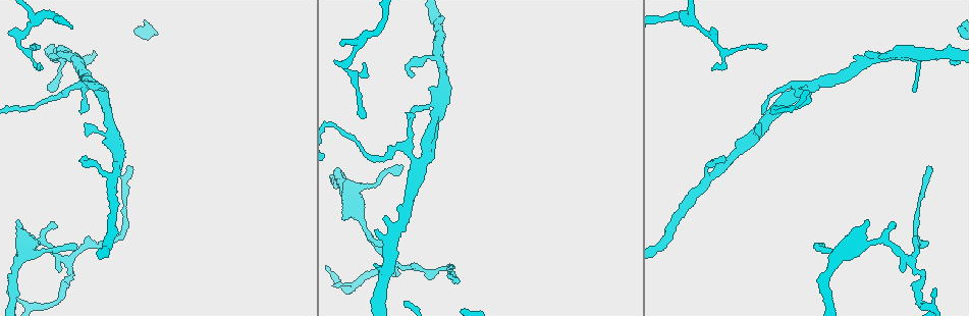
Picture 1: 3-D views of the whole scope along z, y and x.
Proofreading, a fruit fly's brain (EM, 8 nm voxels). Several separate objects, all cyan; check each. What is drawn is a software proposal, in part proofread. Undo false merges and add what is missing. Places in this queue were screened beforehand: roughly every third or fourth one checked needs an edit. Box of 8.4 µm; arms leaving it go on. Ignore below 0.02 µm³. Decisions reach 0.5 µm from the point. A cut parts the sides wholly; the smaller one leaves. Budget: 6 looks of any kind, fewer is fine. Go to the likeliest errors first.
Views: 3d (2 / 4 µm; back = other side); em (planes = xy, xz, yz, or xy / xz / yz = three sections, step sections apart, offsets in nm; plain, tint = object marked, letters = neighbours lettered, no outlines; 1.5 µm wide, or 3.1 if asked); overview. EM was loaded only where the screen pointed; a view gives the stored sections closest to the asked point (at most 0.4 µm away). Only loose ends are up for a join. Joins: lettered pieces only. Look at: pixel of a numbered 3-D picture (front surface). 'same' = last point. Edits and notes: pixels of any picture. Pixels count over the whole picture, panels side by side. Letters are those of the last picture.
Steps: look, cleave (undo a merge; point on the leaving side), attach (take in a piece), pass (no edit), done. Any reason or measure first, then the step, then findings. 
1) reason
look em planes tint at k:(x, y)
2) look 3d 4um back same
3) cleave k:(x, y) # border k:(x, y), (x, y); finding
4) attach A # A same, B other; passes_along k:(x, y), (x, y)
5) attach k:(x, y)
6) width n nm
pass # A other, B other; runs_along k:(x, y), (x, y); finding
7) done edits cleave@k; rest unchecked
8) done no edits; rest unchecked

thin end
look 3d 4um at 1:(362, 117)

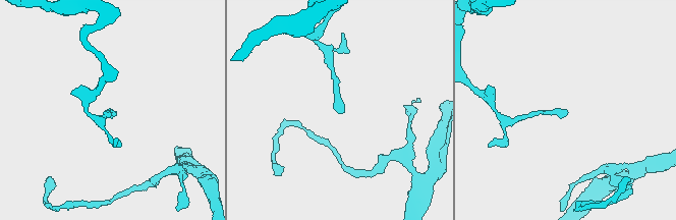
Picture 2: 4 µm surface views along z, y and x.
look em planes letters at 2:(566, 111)

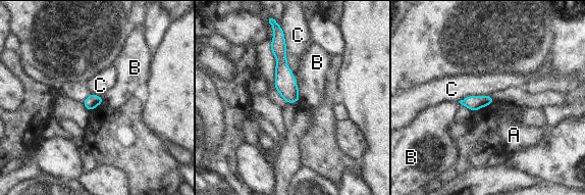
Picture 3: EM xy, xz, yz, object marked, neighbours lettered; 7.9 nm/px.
longest_contact C 500 nm
pass # A other, B other, C other; border 3:(281, 28), (285, 62), (299, 90); no lettered piece goes on from it

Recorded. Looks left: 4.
branch stops here
look 3d 2um at 1:(880, 59)

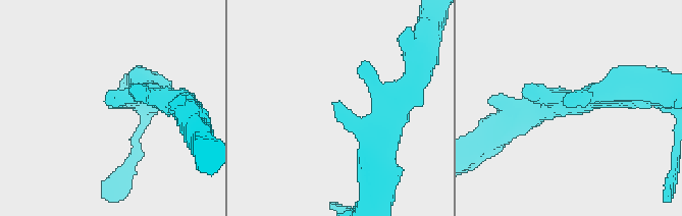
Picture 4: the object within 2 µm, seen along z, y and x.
look em xy step 8 tint at 4:(333, 105)

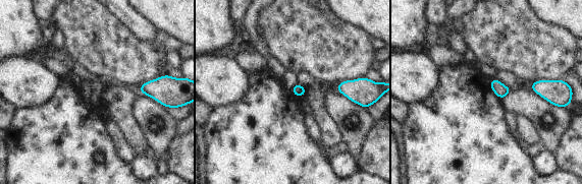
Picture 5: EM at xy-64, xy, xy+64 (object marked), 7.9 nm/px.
look em xy step 8 letters same

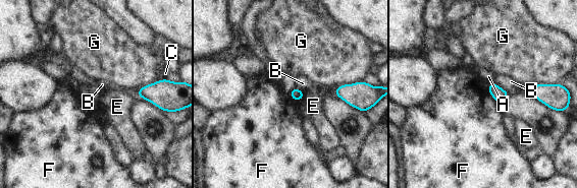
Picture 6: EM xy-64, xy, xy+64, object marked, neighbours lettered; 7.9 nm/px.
pass # A other, B other, C other, E other, F other, G other; border 6:(487, 85), (488, 92), (500, 103); none of them fits

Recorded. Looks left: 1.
done no edits; rest unchecked

